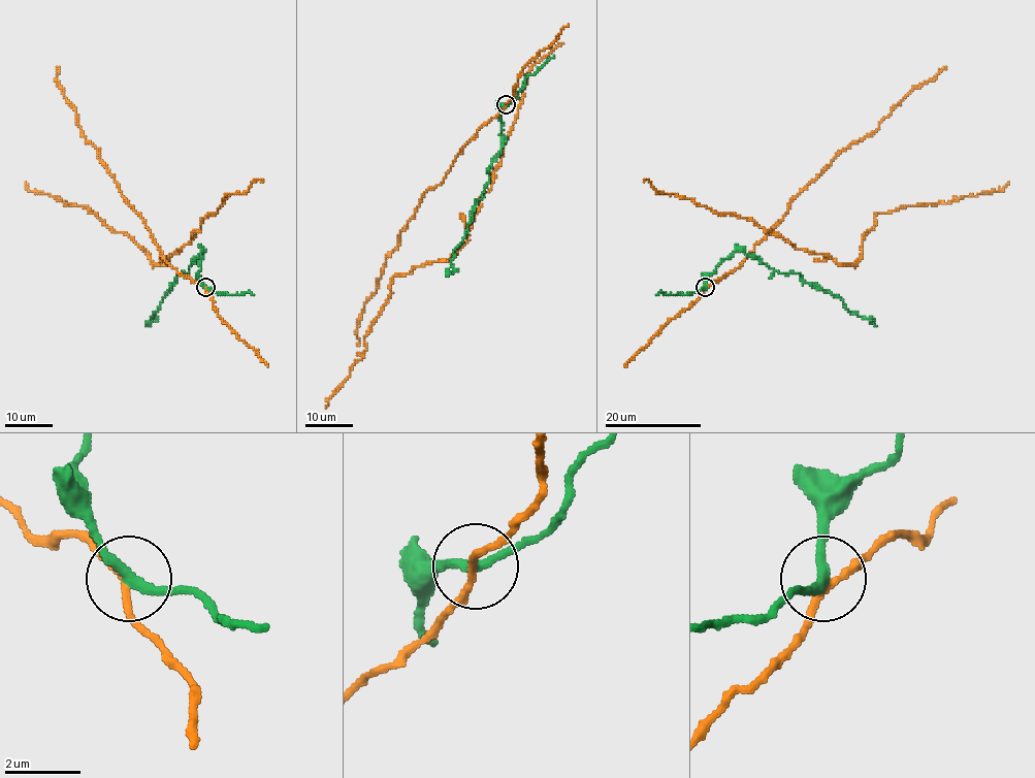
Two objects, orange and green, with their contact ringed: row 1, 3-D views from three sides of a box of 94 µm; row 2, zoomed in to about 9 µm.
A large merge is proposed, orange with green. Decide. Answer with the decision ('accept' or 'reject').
accept

